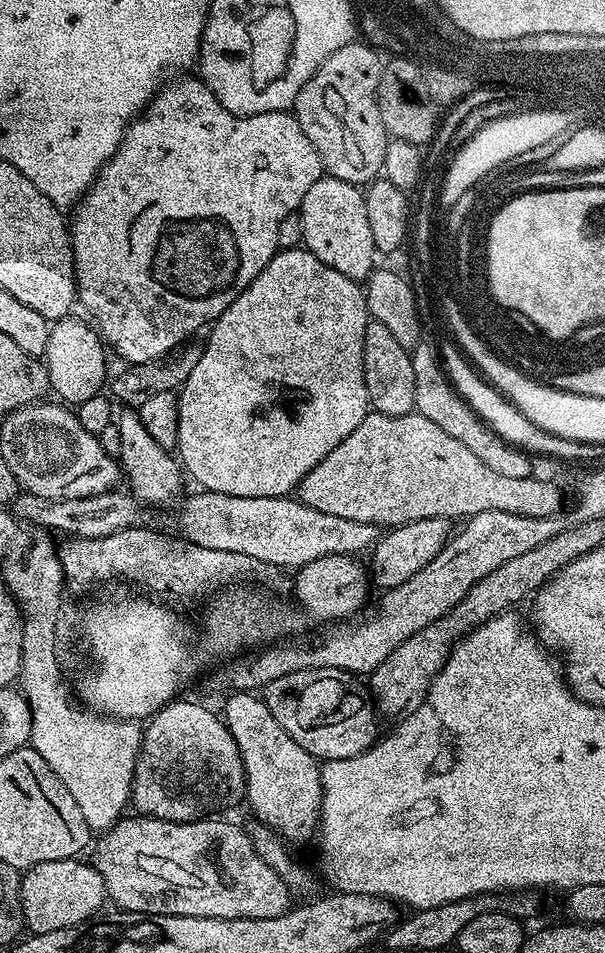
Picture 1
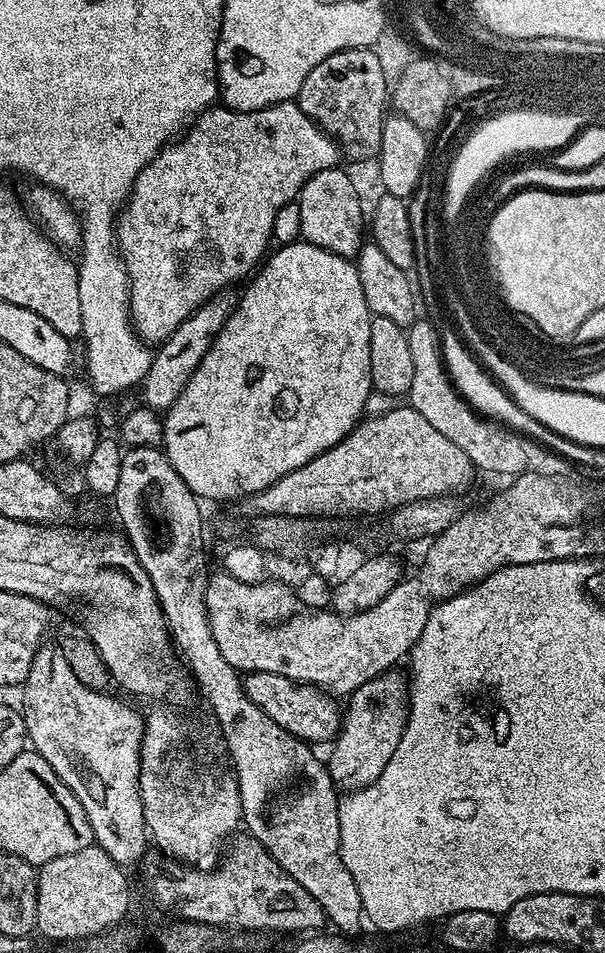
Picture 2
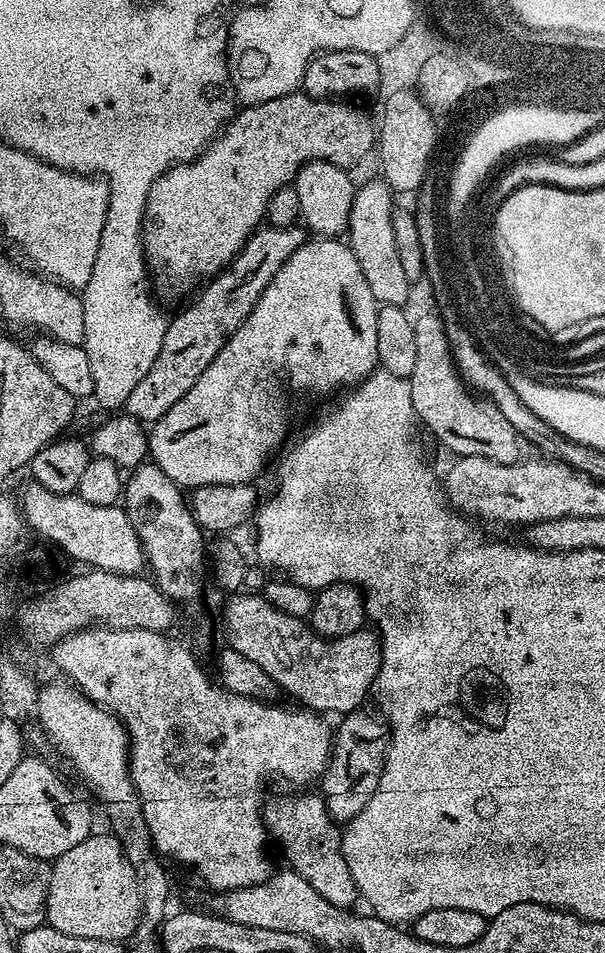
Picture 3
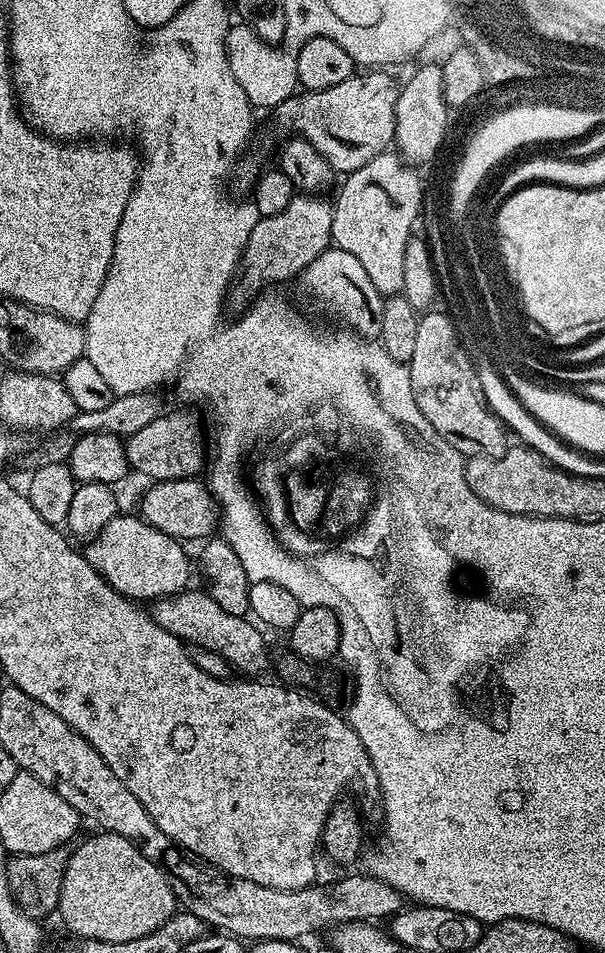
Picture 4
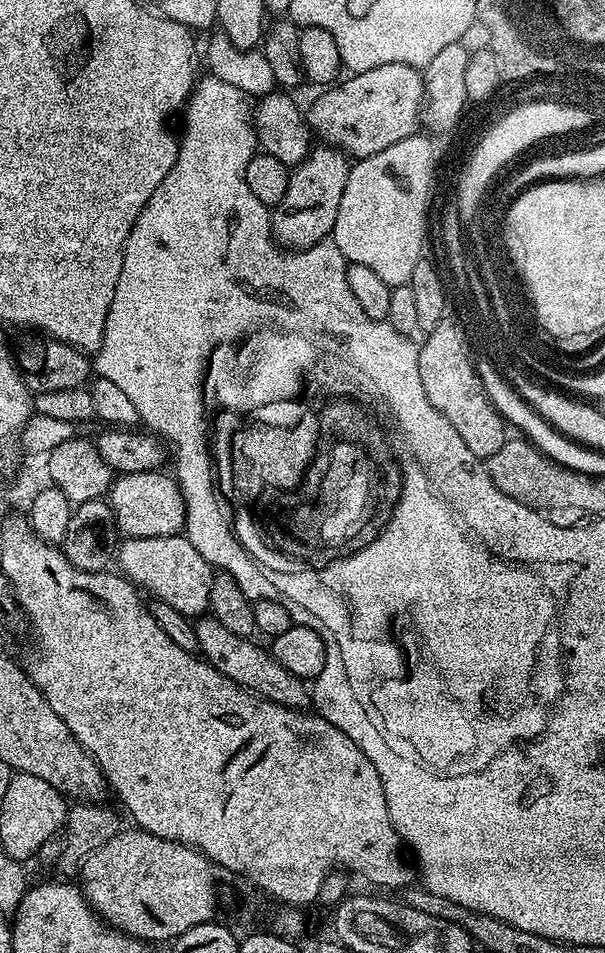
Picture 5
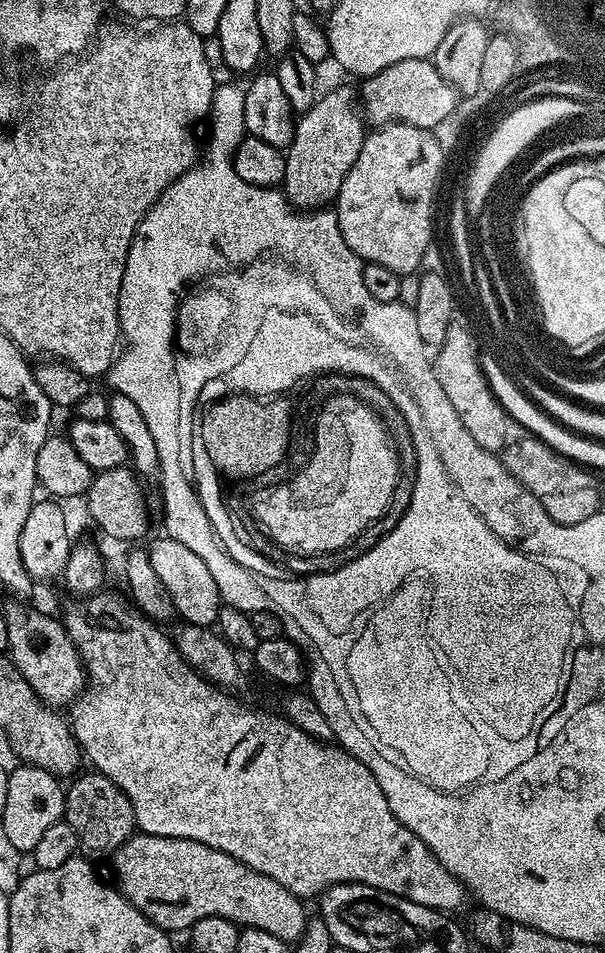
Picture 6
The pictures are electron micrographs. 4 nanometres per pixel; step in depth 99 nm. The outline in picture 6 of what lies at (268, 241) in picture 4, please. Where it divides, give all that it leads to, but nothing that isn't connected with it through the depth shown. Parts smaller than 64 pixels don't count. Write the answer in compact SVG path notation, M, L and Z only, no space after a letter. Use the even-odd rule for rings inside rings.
M332 88L317 98L314 106L296 120L296 133L286 150L282 191L293 209L320 210L335 201L350 166L362 154L365 135L366 121L358 111L358 96L353 89Z

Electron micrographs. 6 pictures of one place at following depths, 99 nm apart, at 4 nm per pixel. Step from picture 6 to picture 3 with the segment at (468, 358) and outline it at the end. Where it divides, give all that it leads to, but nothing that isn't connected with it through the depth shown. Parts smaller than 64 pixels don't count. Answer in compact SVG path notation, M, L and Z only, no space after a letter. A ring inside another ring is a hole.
M435 311L424 312L413 319L414 347L417 359L408 380L412 410L423 423L457 457L477 456L490 458L490 462L518 464L522 459L522 439L498 406L485 395L479 395L465 383L452 358L446 326Z

